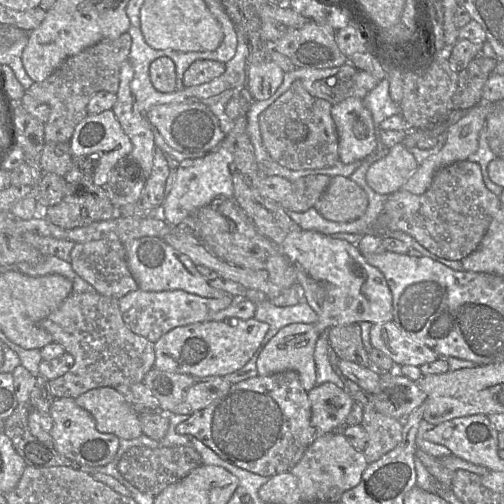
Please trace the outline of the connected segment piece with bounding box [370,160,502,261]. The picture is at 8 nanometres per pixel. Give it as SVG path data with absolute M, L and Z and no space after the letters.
M469 160L458 161L439 169L434 174L429 188L421 195L402 189L389 194L377 218L375 230L370 234L382 237L382 232L402 231L412 236L431 253L446 260L459 261L479 246L501 206L499 197L486 187L480 165Z

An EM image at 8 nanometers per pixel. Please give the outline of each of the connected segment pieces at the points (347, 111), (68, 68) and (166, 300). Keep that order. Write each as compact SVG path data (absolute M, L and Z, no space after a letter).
M349 97L332 105L331 116L336 125L339 160L342 163L362 160L375 151L376 128L363 99Z
M128 32L114 40L103 40L80 53L68 57L49 77L42 82L34 82L26 90L35 100L45 103L50 108L49 119L44 125L44 140L46 142L69 143L75 127L89 113L88 103L94 94L99 91L117 93L120 84L120 68L124 61L128 60L132 38Z
M137 289L118 299L124 323L135 334L155 343L177 327L212 320L219 311L231 306L236 299L230 295L221 298L204 298L182 290L143 291Z

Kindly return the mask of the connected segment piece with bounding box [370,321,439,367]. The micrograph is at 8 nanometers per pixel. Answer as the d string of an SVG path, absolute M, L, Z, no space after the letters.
M393 321L373 324L370 342L373 348L382 351L397 366L420 367L439 358L436 352L401 330Z

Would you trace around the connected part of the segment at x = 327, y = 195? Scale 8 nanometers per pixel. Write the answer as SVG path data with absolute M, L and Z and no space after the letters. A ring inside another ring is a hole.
M334 176L314 207L327 220L347 222L356 220L365 213L368 197L350 178Z

